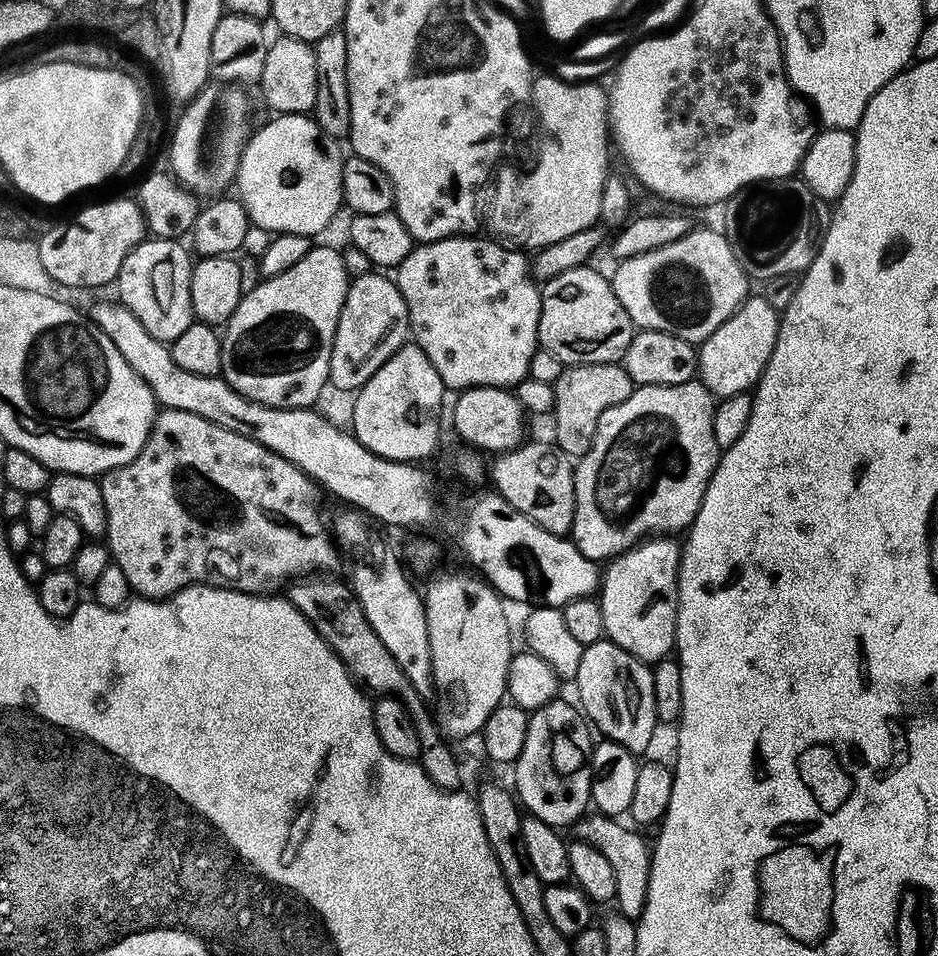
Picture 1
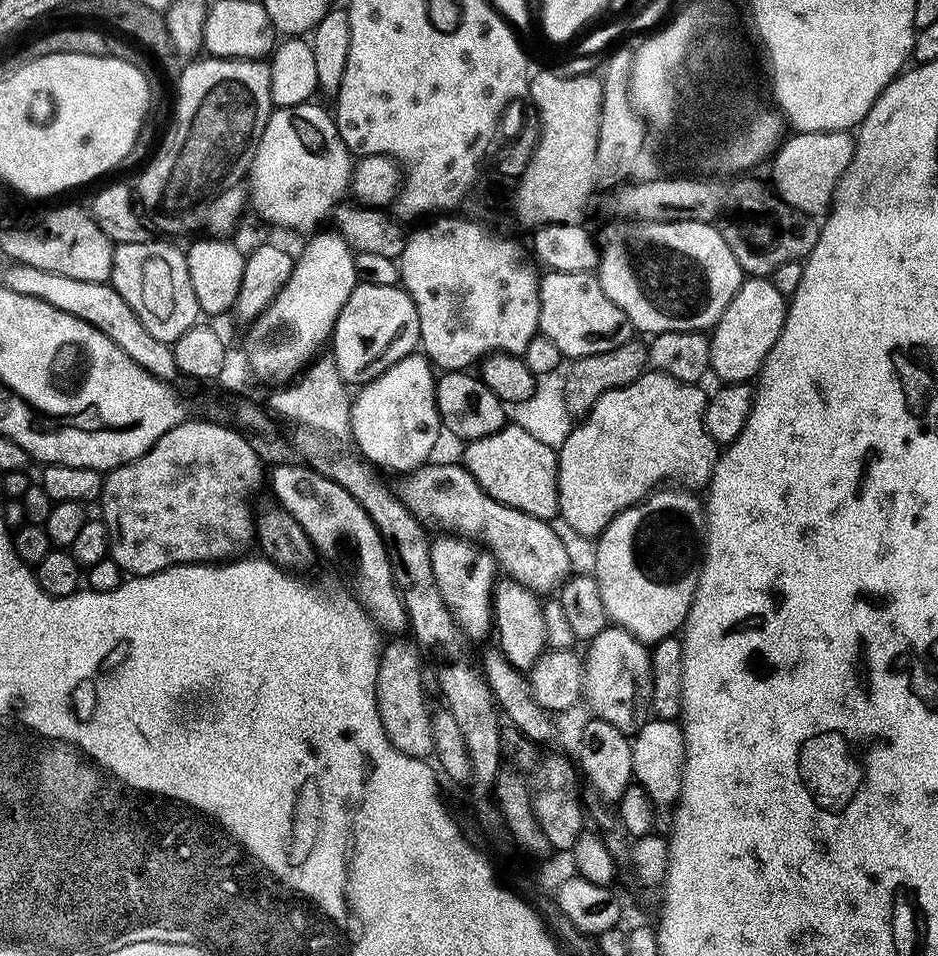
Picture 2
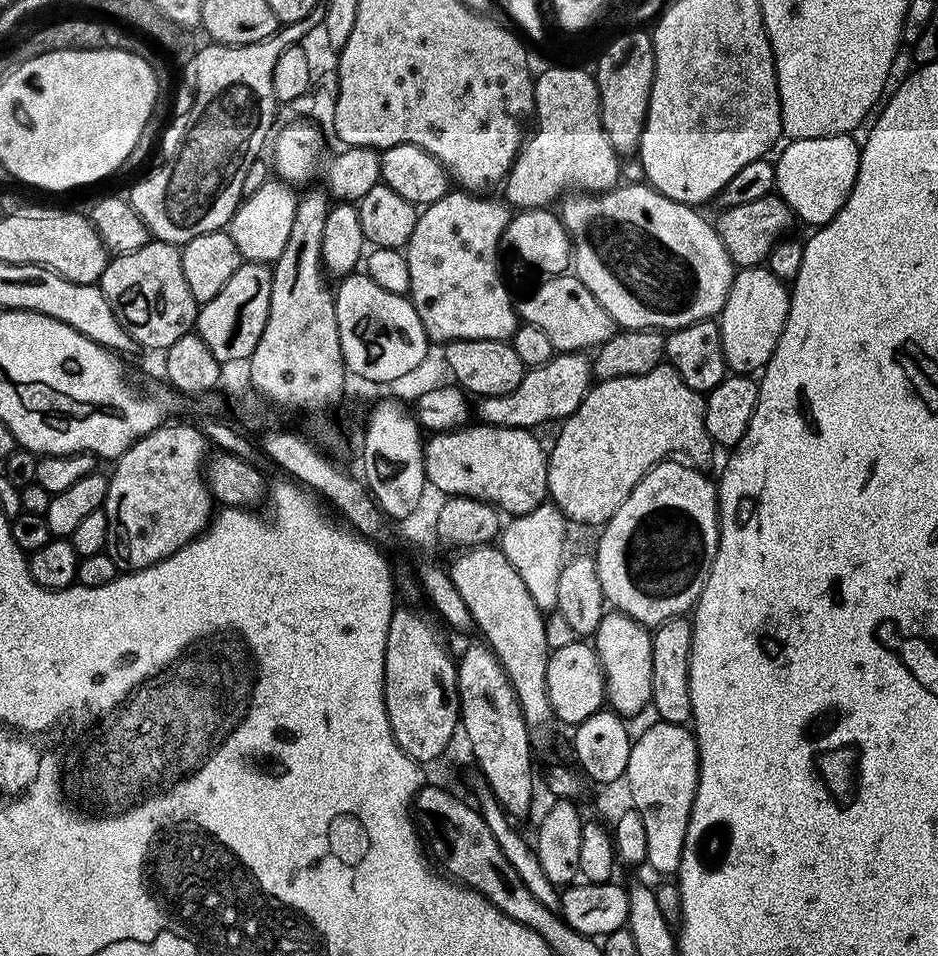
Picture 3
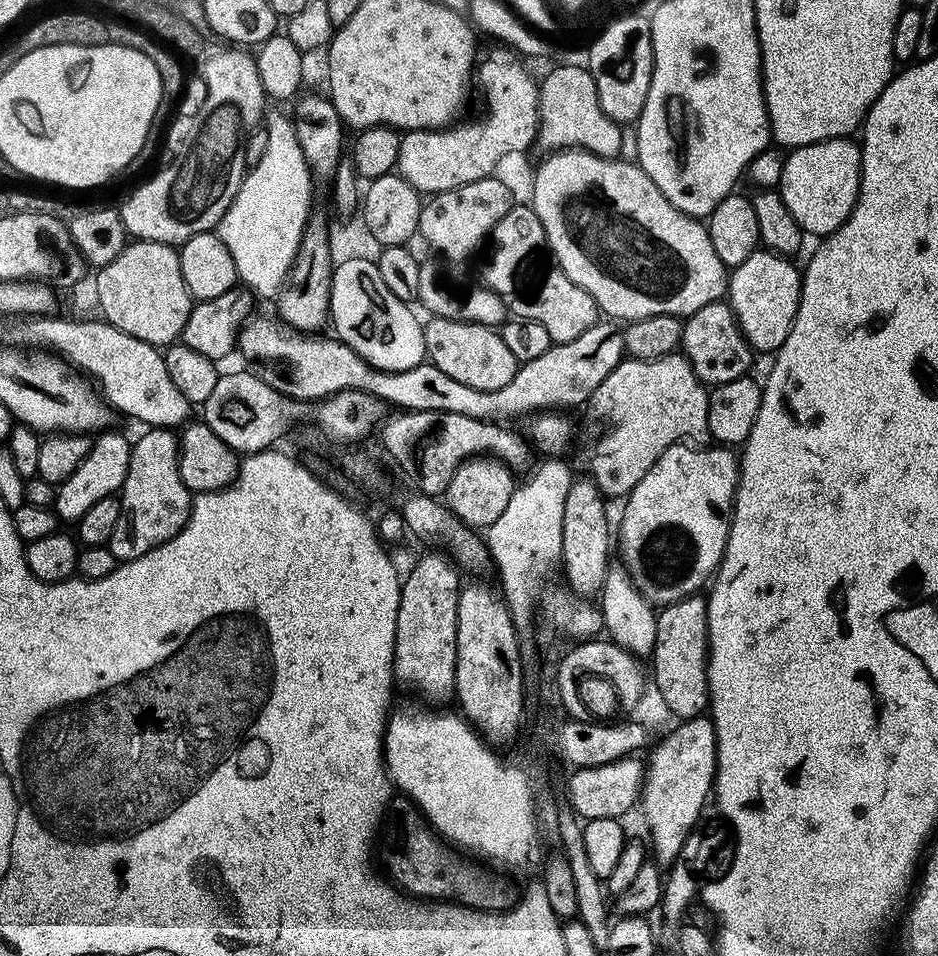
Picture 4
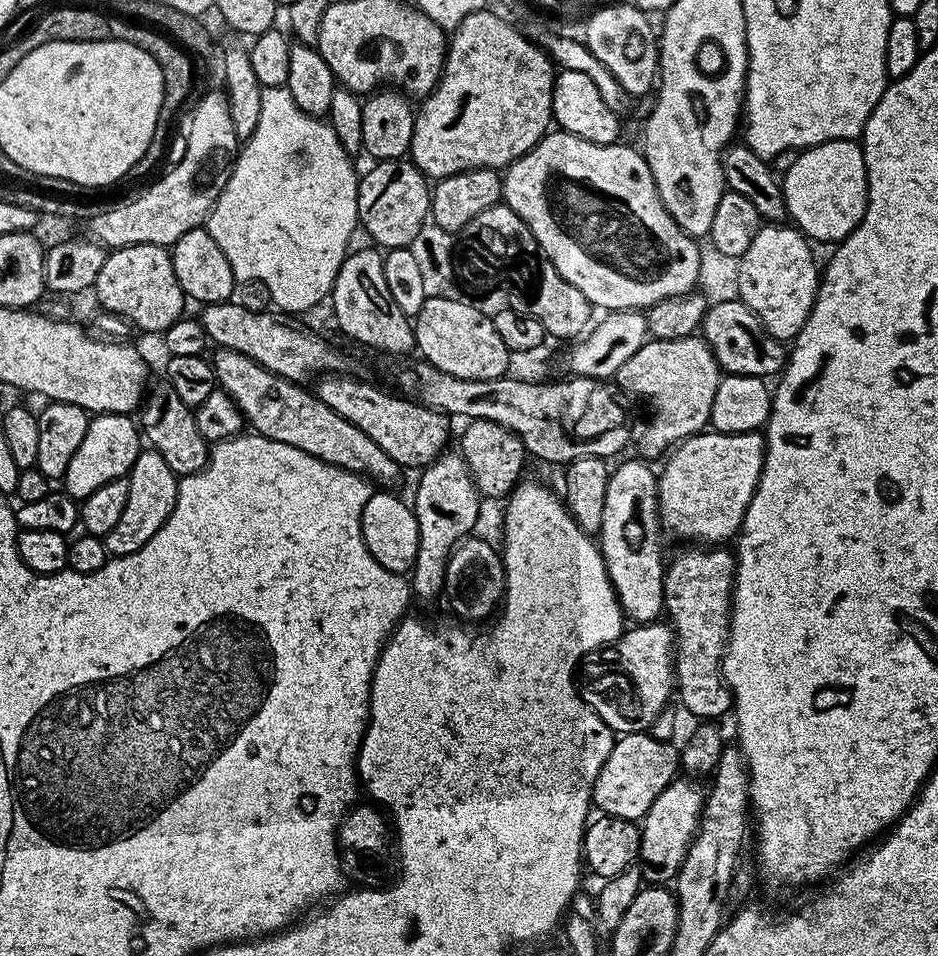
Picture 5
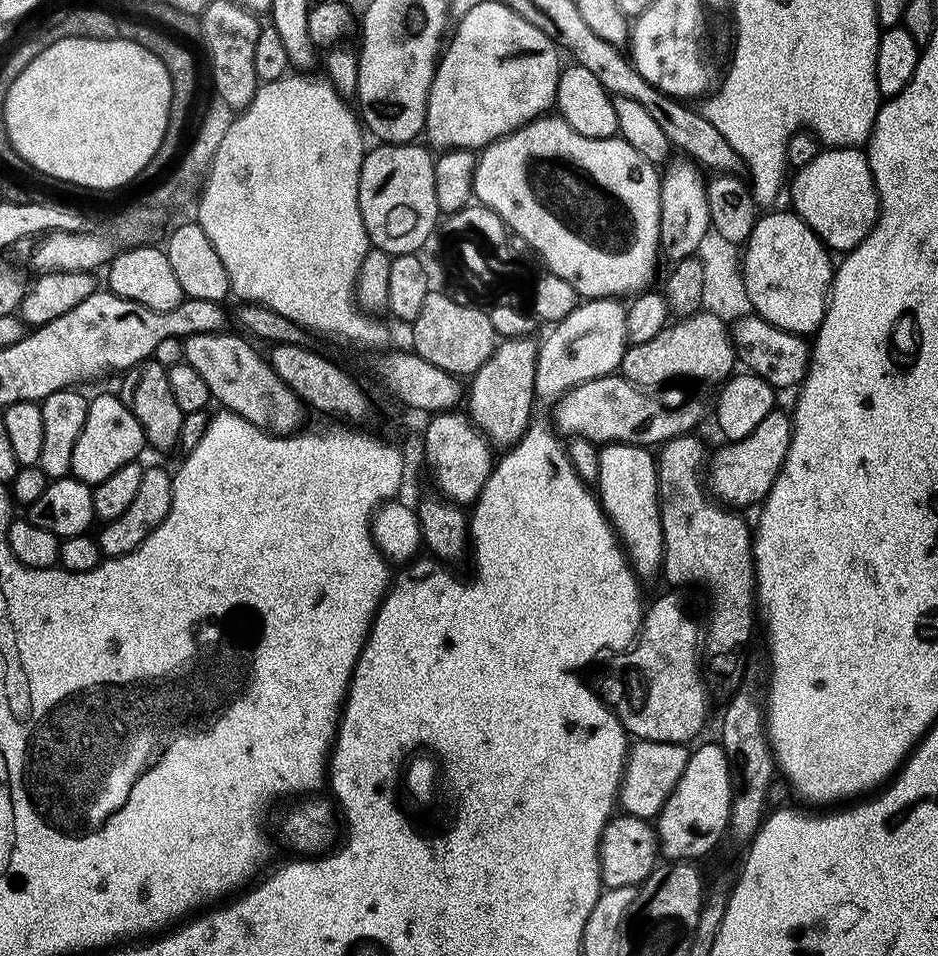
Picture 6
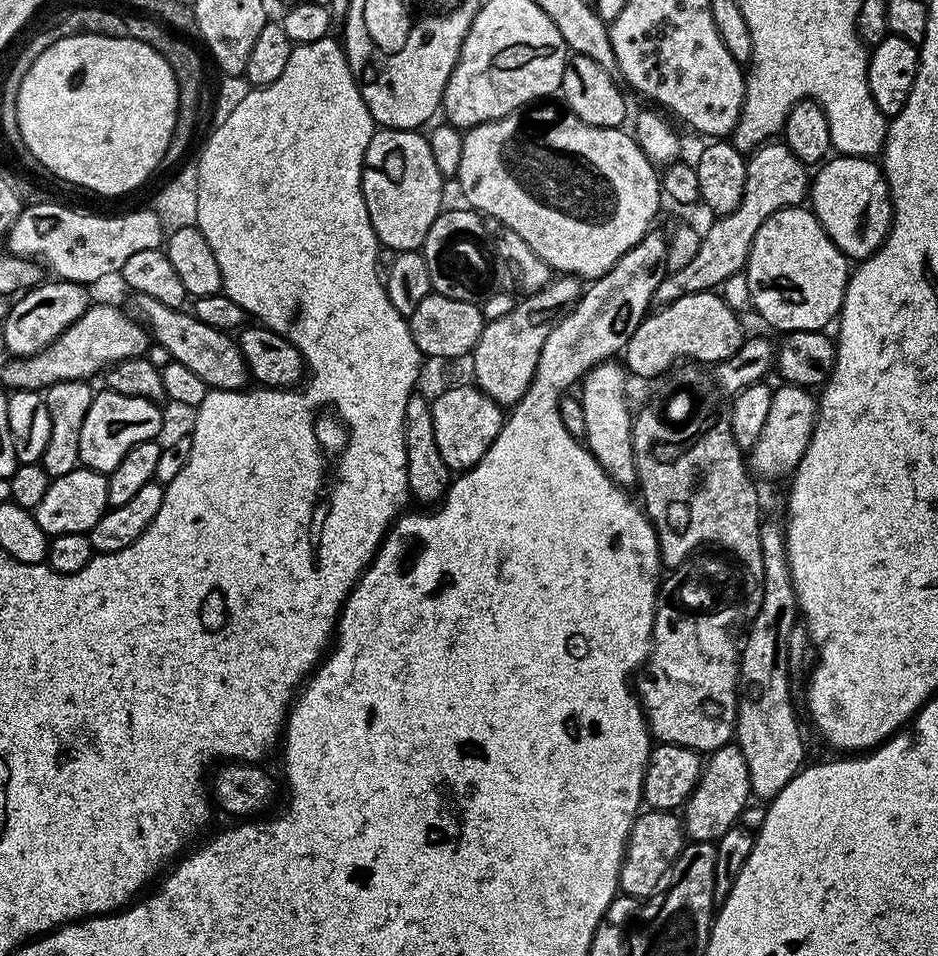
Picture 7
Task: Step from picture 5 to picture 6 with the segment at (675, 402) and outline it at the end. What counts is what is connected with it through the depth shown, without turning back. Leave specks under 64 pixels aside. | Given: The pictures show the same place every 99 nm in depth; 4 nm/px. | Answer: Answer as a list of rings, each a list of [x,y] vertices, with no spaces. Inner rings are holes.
[[[701,310],[669,323],[667,328],[654,334],[650,342],[625,348],[619,371],[634,384],[660,386],[656,384],[676,380],[679,376],[689,376],[692,380],[723,382],[733,375],[737,364],[736,347],[732,345],[729,325],[722,318]]]

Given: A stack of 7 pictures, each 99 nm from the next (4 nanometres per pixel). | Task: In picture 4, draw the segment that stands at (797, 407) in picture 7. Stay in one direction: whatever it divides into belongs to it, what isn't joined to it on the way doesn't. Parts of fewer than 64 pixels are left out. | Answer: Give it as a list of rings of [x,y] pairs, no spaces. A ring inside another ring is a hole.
[[[691,443],[670,445],[623,501],[624,517],[620,520],[620,532],[618,528],[619,563],[632,584],[653,606],[677,604],[680,600],[697,595],[701,591],[699,588],[704,583],[705,587],[720,567],[728,541],[728,522],[732,518],[736,484],[740,481],[737,453],[728,446],[691,448],[688,444]]]

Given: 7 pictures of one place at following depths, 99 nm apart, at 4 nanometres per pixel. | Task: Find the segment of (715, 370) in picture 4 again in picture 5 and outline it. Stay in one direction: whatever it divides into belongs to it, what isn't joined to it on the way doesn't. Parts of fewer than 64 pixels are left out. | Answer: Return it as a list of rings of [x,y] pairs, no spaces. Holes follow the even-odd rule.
[[[738,298],[728,302],[718,302],[710,304],[707,314],[701,324],[701,335],[708,344],[712,346],[712,353],[718,362],[721,373],[733,376],[734,374],[746,374],[747,376],[763,376],[765,378],[779,377],[783,372],[785,364],[788,363],[789,349],[773,336],[769,336],[768,331],[762,326],[762,322]]]

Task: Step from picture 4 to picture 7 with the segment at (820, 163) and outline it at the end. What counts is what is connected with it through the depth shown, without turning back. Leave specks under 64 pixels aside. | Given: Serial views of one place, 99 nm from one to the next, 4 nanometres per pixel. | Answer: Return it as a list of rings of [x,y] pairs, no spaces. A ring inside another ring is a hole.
[[[836,154],[825,159],[818,171],[820,173],[810,180],[810,211],[849,261],[870,258],[884,245],[892,228],[892,191],[888,188],[883,167],[866,156]]]

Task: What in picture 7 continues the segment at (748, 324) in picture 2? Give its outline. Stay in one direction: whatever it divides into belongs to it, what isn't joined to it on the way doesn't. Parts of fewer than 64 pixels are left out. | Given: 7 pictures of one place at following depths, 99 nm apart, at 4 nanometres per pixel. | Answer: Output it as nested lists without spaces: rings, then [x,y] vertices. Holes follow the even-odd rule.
[[[807,207],[779,209],[761,224],[749,250],[746,275],[751,307],[762,314],[772,330],[818,332],[840,315],[850,275],[850,261],[822,230]]]

